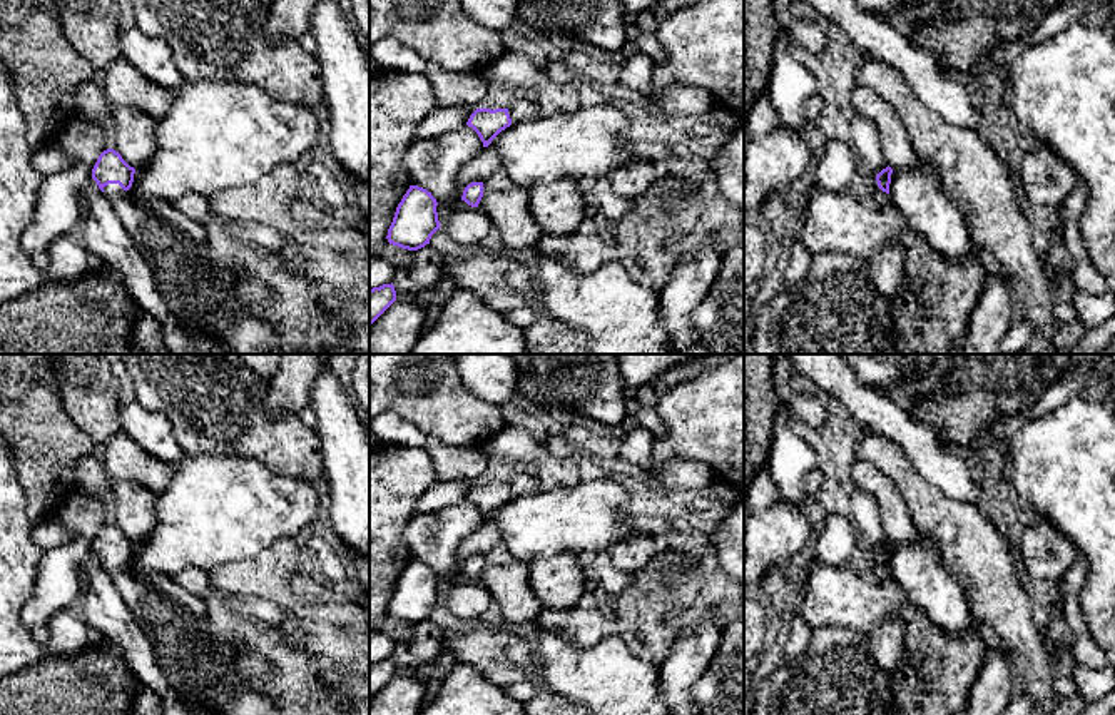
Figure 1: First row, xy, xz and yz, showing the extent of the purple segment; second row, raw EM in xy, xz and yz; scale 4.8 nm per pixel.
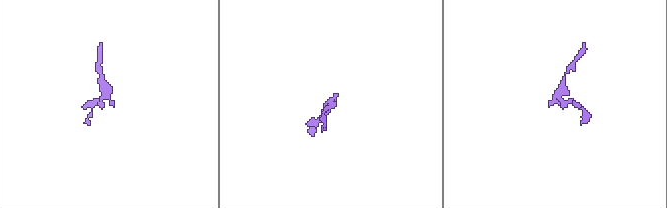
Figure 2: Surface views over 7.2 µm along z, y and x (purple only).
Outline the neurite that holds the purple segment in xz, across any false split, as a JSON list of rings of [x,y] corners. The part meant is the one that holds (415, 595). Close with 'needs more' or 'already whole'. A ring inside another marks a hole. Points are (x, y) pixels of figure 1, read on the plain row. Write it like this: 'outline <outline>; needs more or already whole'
outline [[[410,560],[388,603],[388,616],[408,625],[418,625],[430,618],[431,610],[441,601],[436,580],[431,566]]]; already whole

